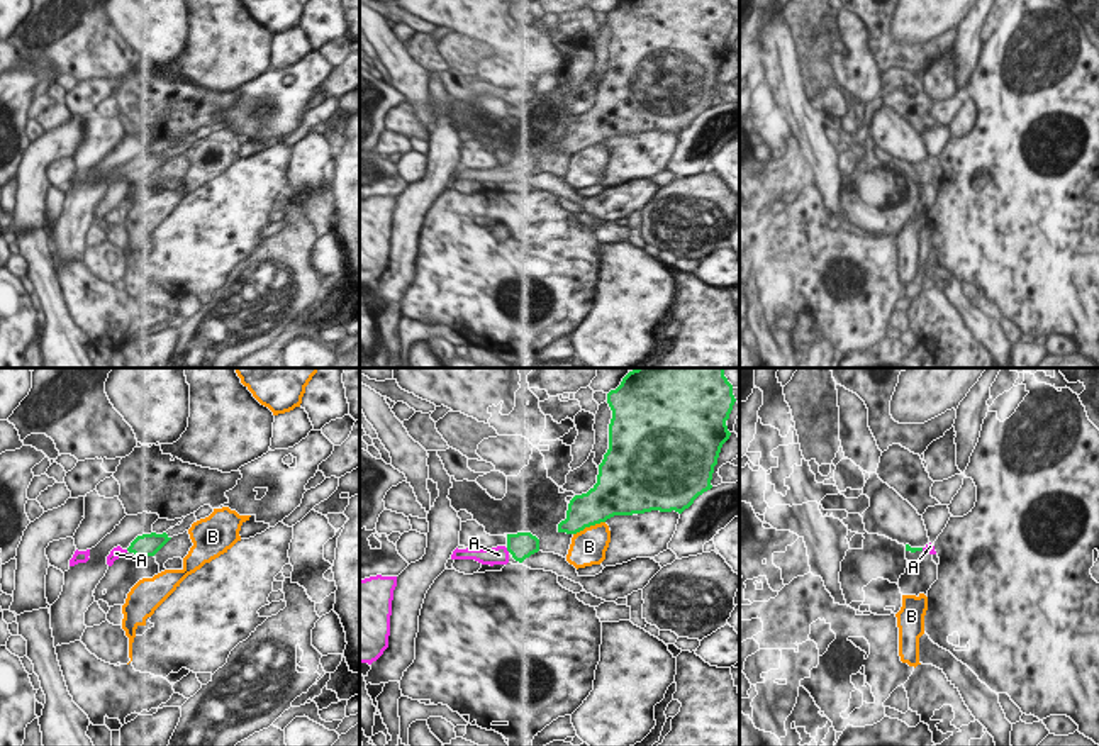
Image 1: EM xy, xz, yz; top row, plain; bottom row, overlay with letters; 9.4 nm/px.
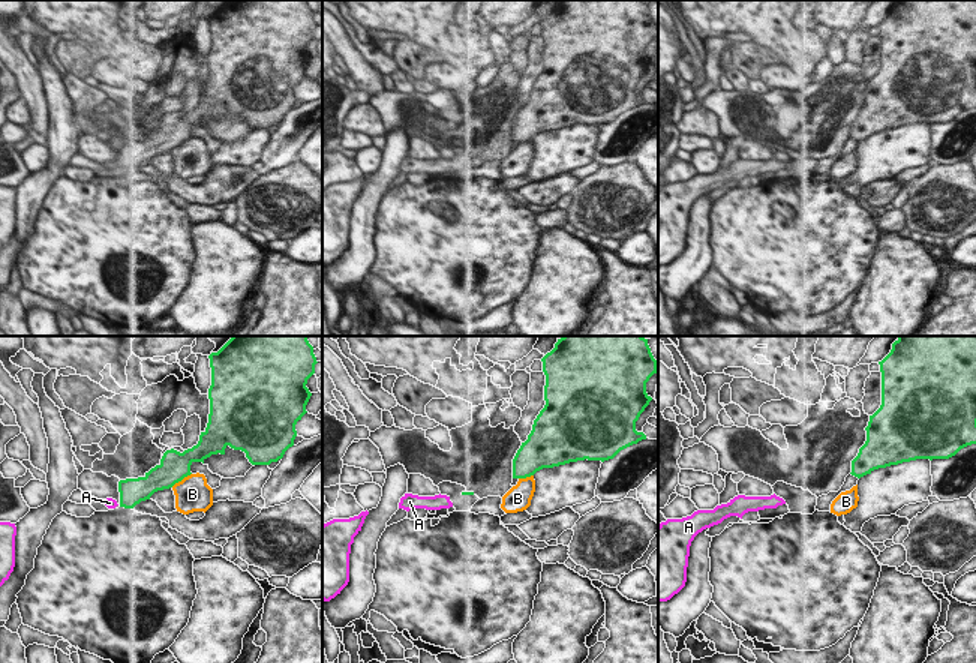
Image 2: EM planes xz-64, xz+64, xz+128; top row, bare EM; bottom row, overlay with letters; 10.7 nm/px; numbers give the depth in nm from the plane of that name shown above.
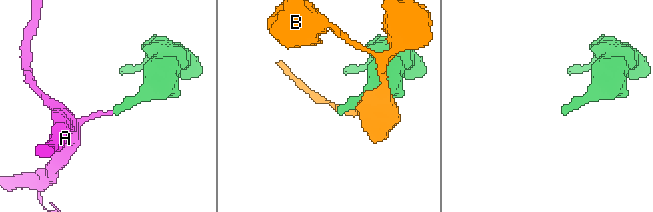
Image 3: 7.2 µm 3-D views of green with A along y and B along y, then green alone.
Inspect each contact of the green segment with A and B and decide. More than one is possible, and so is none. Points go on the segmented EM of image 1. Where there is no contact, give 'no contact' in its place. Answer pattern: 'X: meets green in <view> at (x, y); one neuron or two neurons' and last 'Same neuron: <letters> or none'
A: meets green in xz at (507, 550); one neuron
B: meets green in xz at (589, 526); two neurons
Same neuron: A

